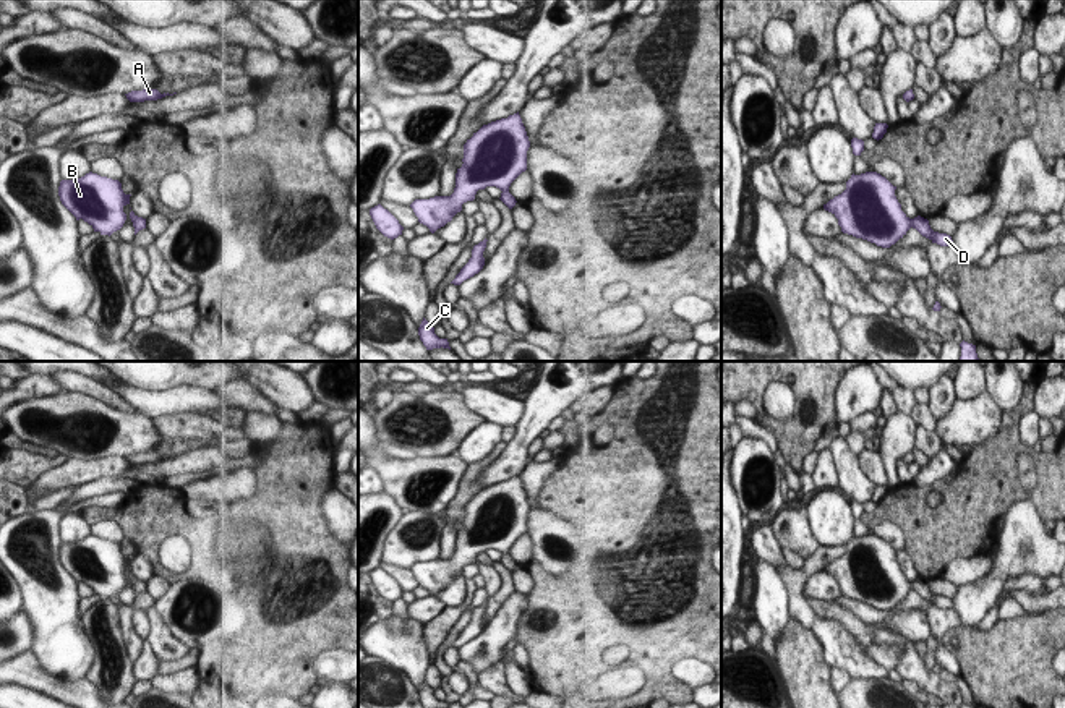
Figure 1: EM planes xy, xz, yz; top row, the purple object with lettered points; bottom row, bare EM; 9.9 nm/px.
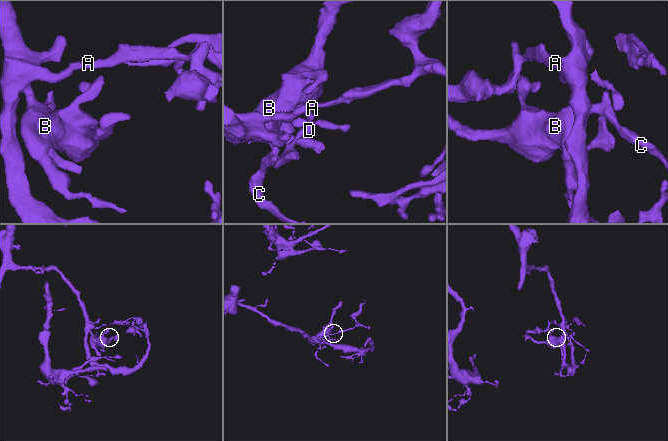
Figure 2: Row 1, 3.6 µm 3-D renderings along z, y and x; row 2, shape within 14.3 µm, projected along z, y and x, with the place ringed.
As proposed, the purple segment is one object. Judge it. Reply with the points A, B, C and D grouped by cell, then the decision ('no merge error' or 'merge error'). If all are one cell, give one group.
A B C D; no merge error

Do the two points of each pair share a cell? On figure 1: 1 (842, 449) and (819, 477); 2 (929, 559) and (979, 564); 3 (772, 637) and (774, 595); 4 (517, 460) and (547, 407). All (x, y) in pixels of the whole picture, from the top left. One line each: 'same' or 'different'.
1: different
2: different
3: same
4: same

